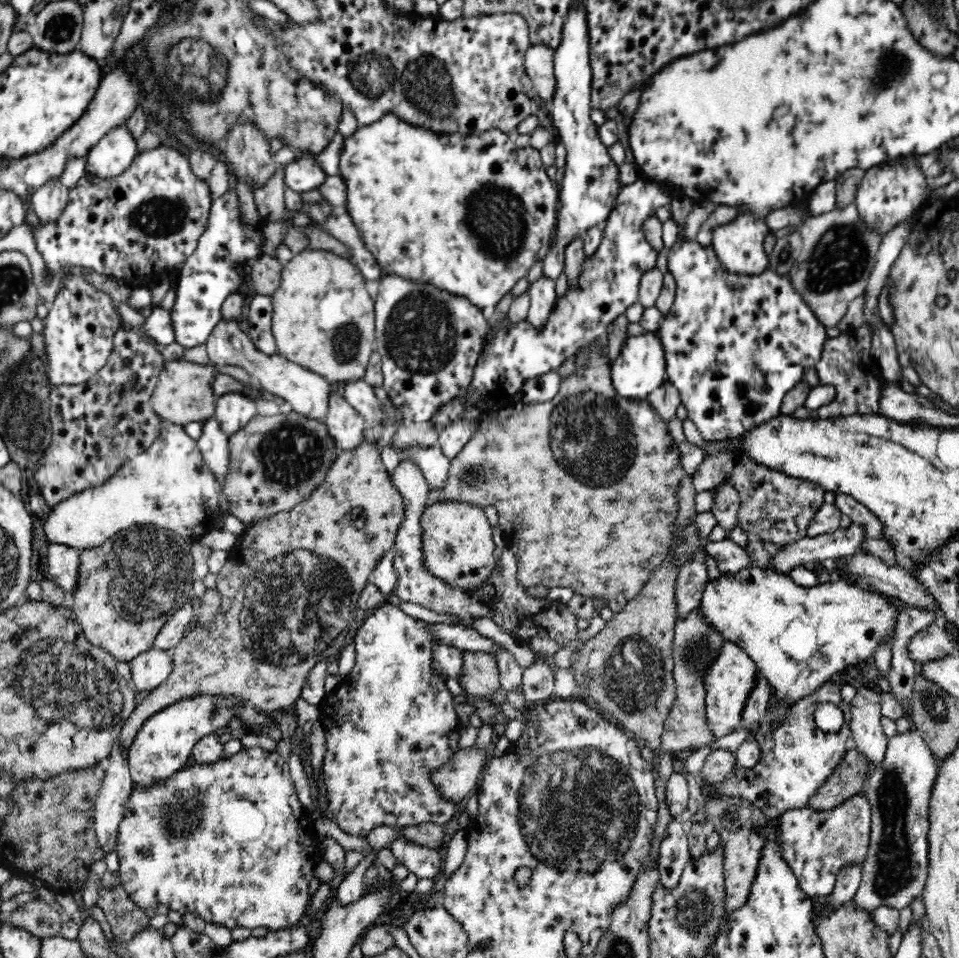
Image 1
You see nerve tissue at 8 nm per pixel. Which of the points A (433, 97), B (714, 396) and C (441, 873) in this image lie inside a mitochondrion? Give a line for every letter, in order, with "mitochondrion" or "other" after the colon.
A: mitochondrion
B: other
C: other

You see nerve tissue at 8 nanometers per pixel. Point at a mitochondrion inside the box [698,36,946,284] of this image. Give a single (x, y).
(889, 66)

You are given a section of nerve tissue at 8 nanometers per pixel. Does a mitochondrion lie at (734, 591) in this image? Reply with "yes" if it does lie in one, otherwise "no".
no

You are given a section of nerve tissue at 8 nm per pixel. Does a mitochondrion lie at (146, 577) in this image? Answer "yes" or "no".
yes

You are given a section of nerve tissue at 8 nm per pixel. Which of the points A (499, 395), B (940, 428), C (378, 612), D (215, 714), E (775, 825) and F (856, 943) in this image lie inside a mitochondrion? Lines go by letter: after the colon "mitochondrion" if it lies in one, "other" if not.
A: other
B: other
C: other
D: mitochondrion
E: other
F: other

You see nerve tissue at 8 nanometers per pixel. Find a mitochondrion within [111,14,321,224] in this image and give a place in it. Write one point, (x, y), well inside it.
(199, 64)

